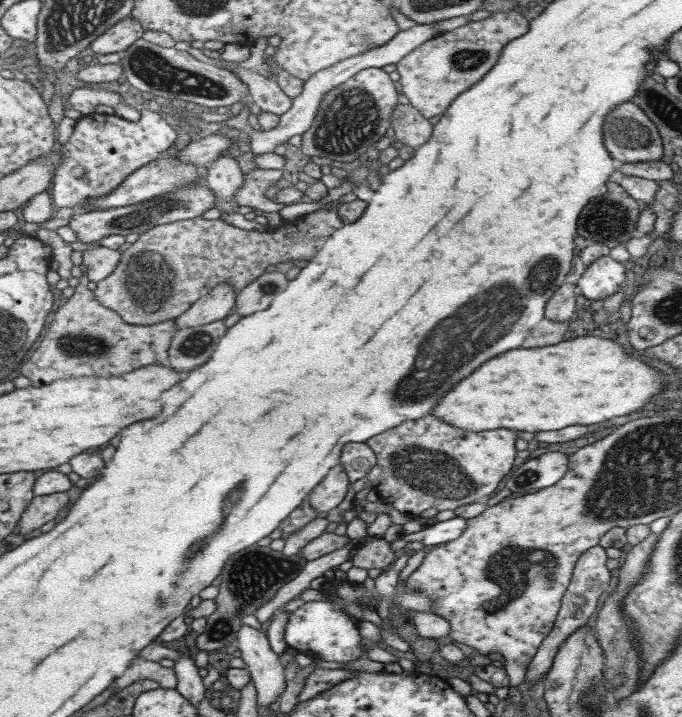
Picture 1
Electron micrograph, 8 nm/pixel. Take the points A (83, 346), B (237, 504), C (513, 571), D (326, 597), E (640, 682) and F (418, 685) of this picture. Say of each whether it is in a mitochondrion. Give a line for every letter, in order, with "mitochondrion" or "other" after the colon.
A: mitochondrion
B: mitochondrion
C: mitochondrion
D: other
E: other
F: other

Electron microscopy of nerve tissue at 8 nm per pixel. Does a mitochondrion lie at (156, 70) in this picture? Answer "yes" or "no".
yes

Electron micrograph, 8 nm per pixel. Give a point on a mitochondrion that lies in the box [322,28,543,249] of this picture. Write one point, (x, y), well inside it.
(463, 60)

